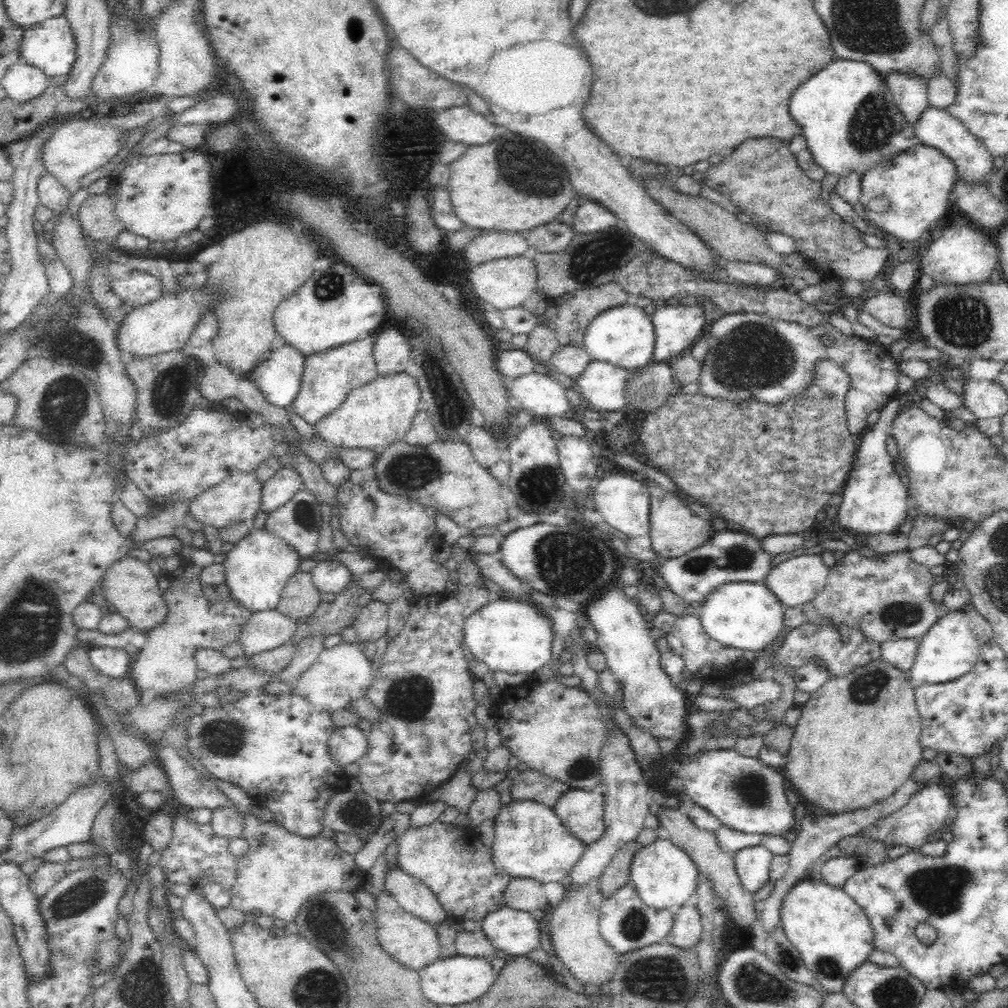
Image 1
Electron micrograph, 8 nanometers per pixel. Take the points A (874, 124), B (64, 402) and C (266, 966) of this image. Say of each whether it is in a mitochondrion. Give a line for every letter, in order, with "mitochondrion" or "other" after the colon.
A: mitochondrion
B: mitochondrion
C: other

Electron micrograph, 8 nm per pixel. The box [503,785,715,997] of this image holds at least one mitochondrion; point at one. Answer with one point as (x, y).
(634, 923)

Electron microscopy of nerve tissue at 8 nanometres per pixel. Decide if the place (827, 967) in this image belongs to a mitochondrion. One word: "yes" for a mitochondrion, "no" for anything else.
yes

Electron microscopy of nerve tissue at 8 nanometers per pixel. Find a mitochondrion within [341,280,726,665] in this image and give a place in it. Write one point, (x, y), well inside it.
(562, 560)

